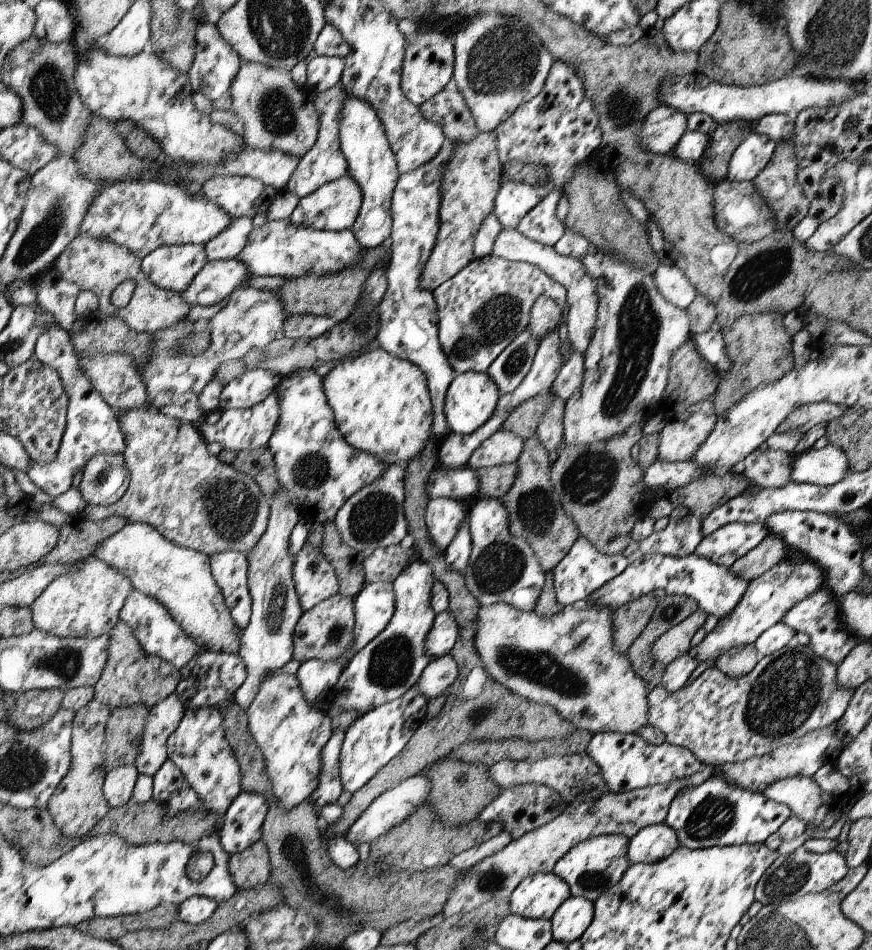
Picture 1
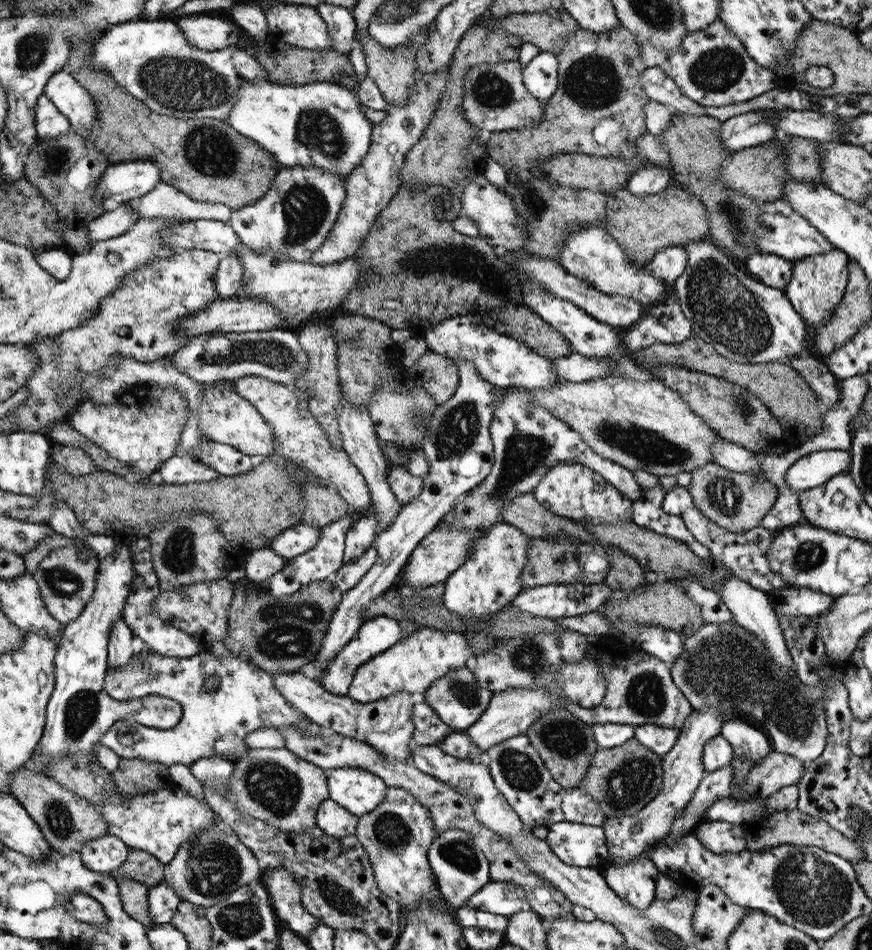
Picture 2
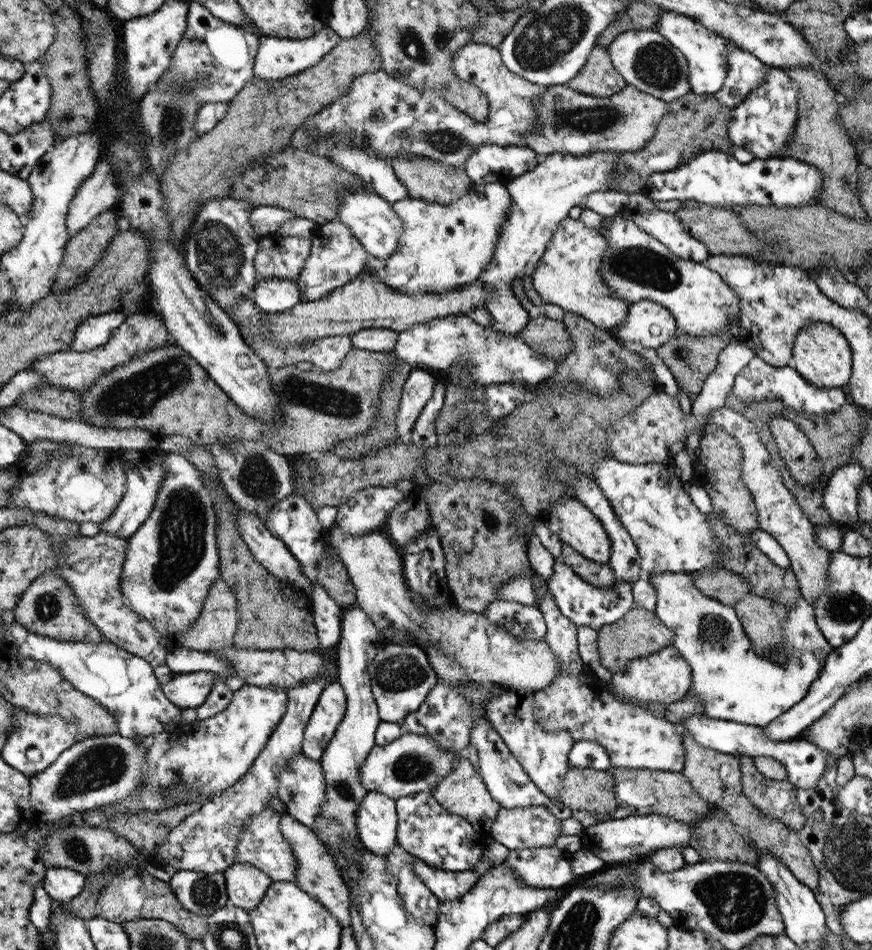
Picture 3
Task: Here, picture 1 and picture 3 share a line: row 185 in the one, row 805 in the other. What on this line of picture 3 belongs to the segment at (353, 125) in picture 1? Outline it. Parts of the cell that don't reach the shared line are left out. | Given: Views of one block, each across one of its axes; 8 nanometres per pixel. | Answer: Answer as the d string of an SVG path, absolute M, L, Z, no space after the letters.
M367 791L356 813L361 844L378 857L386 857L397 844L396 801L376 791Z

